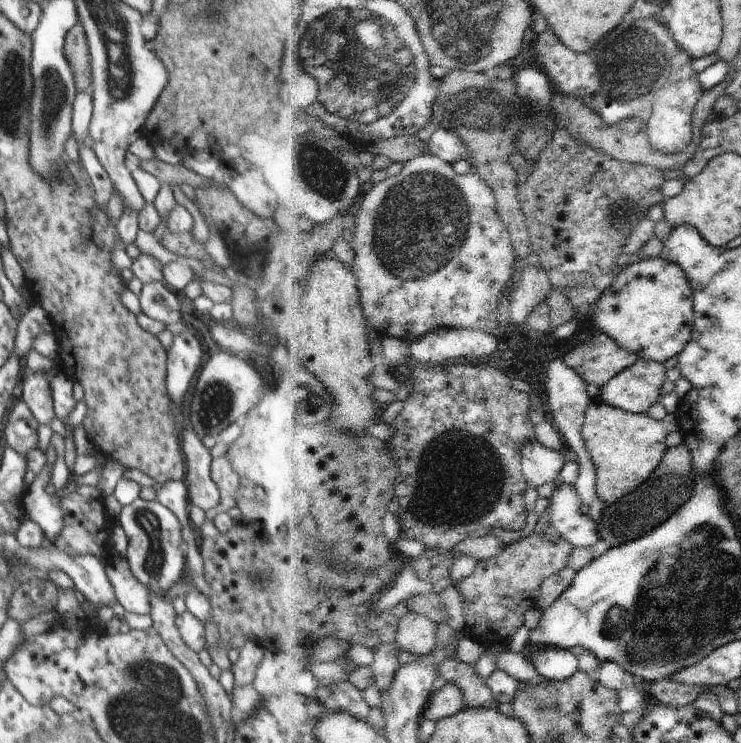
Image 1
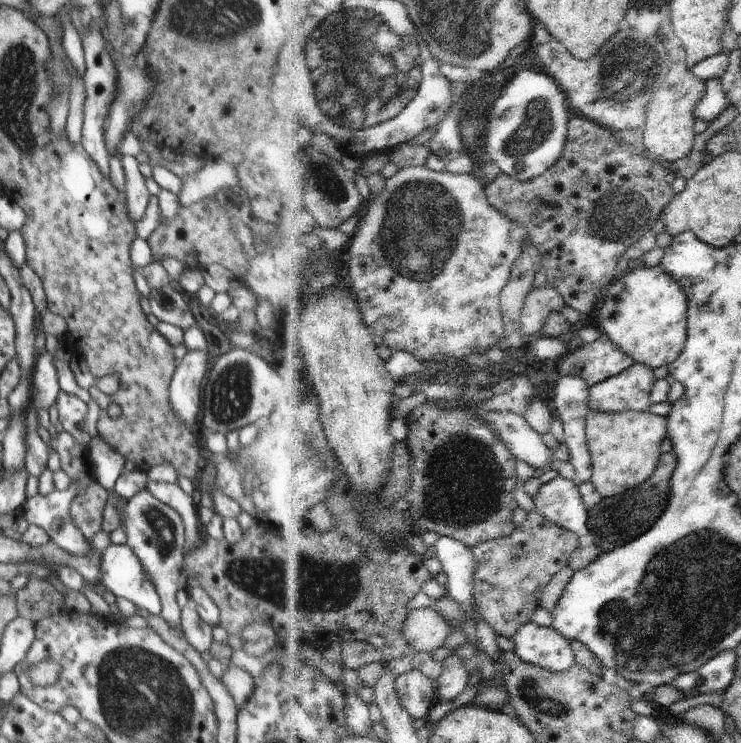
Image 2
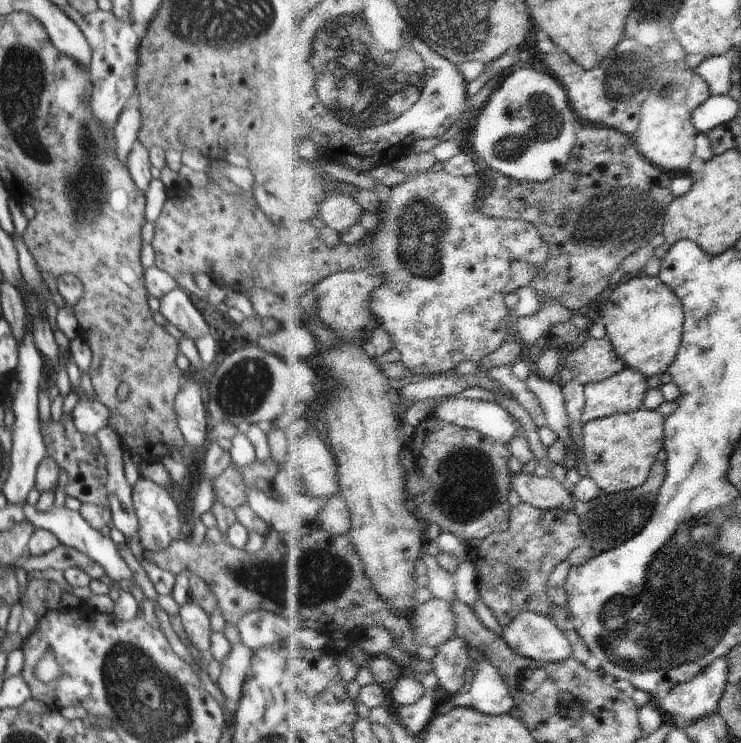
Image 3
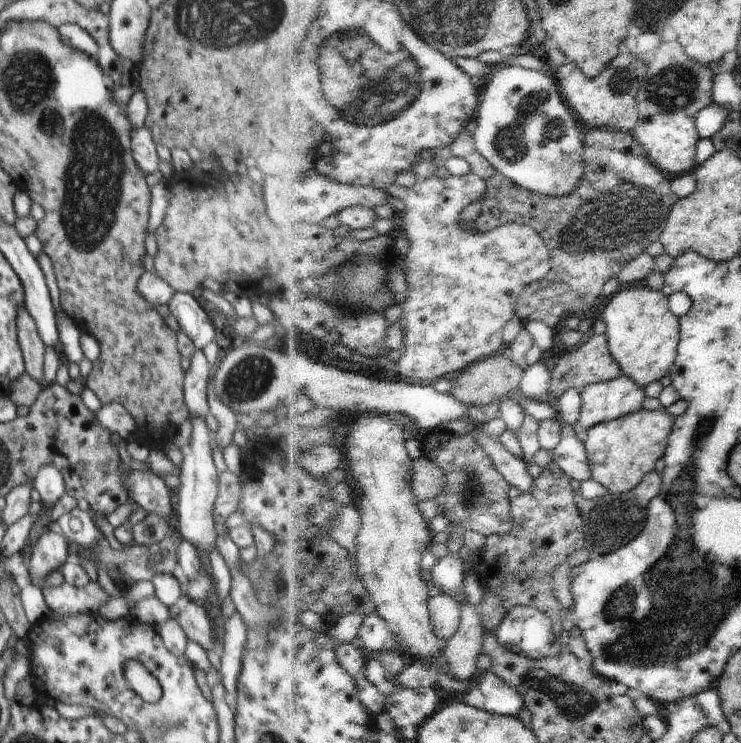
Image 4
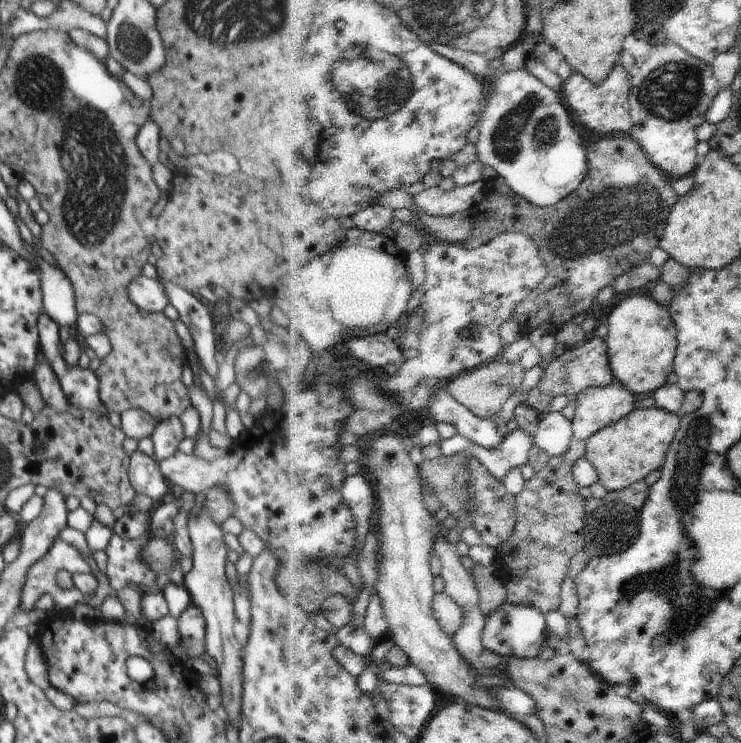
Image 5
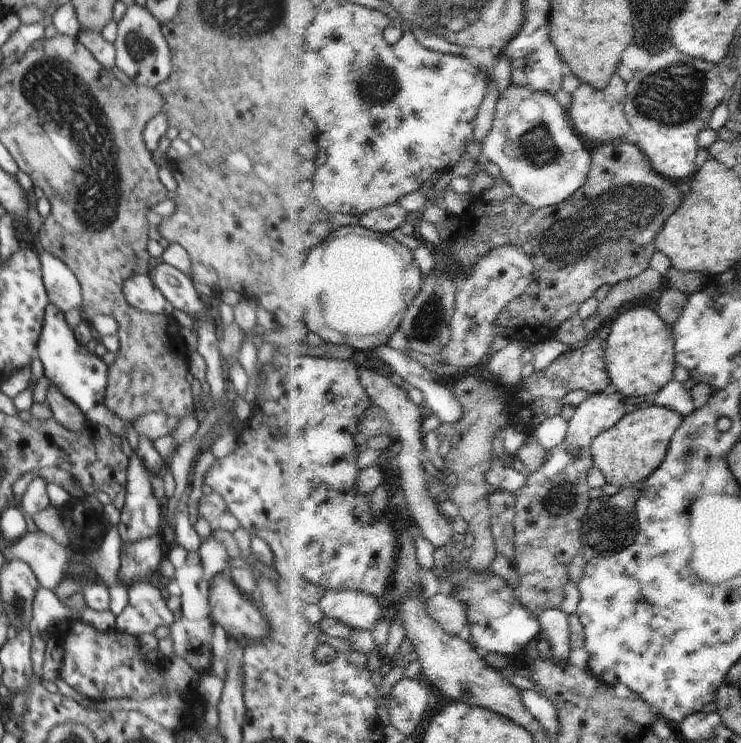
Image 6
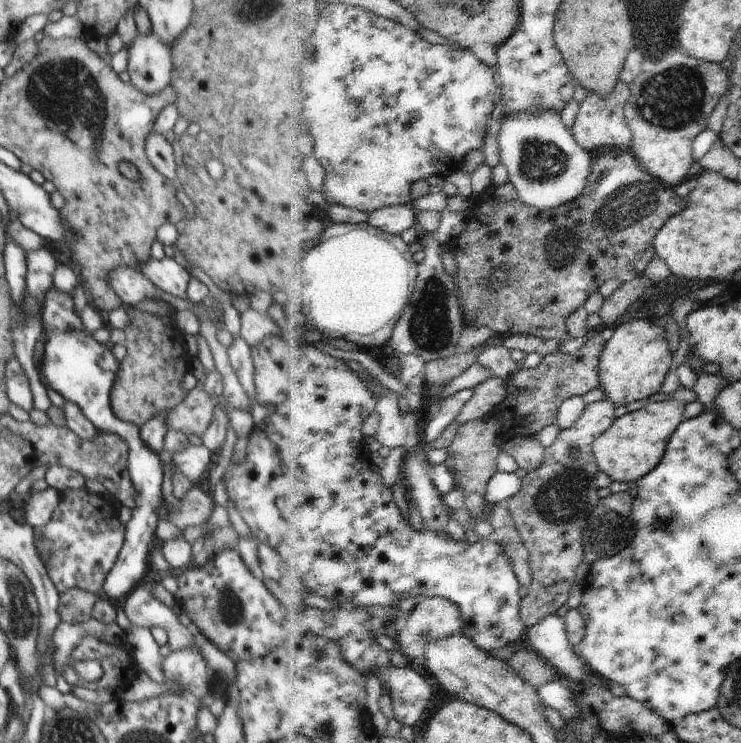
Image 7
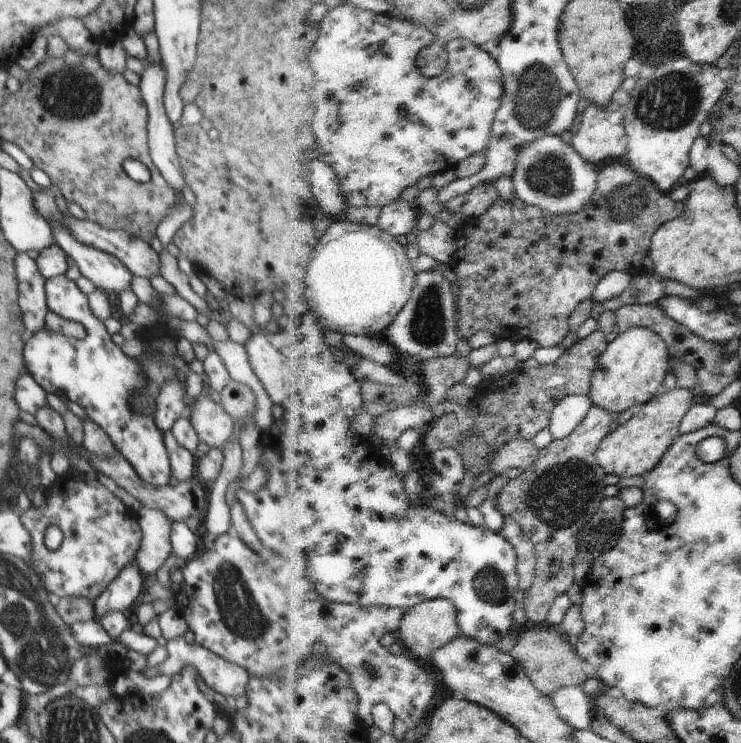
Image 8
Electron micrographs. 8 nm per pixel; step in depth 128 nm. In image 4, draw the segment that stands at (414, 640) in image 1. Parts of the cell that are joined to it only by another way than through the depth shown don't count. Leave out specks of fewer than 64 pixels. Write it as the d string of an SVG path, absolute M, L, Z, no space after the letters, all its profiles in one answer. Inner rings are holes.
M439 593L430 598L428 610L436 636L448 642L461 628L463 606L447 593Z

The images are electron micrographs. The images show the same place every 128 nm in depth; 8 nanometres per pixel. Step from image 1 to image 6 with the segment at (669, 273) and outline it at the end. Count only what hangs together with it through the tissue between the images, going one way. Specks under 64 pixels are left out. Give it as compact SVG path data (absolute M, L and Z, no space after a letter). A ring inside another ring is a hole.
M636 307L621 314L612 324L612 332L607 339L608 348L606 360L609 375L611 376L612 388L622 393L630 401L639 401L648 394L658 394L674 378L674 370L677 363L677 337L672 328L659 312L652 308Z

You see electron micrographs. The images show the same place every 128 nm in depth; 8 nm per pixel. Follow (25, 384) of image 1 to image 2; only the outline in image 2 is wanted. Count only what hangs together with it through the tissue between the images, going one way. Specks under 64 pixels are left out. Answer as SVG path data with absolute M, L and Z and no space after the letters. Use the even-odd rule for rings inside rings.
M46 350L41 352L35 362L31 379L33 380L31 406L34 406L36 410L39 408L48 408L49 410L61 391L58 386L54 355Z

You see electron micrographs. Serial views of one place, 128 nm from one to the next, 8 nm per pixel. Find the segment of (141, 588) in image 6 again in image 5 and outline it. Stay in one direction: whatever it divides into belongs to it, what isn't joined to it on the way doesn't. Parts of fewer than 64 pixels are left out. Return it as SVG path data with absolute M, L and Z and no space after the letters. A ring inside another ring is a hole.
M57 538L55 543L50 547L50 550L27 570L25 581L21 588L18 612L22 613L25 610L26 614L30 613L31 610L34 610L37 600L46 593L53 596L53 601L55 602L54 606L56 606L56 608L62 608L62 611L66 610L68 612L71 612L73 606L78 603L88 603L91 607L98 610L102 604L102 601L107 599L108 595L116 593L116 595L119 596L119 599L122 601L122 605L124 605L126 609L125 615L121 620L122 624L149 625L149 622L144 617L144 613L142 613L142 609L146 606L146 597L141 590L138 588L136 589L135 587L126 587L114 591L109 584L106 574L101 572L96 560L92 555L88 555L84 558L79 548L60 540L60 538ZM59 570L65 570L71 574L85 572L94 573L94 576L98 581L98 588L96 588L96 592L94 592L92 596L86 596L83 595L76 587L68 590L61 589L56 582L57 572Z

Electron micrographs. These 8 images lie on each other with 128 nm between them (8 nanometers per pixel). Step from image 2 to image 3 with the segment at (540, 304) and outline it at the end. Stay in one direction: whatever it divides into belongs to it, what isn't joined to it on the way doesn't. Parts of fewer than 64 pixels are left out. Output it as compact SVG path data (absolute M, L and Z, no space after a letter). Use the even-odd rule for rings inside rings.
M560 301L541 305L534 316L521 317L518 322L517 336L526 349L538 344L558 323L572 322L574 318L574 311Z

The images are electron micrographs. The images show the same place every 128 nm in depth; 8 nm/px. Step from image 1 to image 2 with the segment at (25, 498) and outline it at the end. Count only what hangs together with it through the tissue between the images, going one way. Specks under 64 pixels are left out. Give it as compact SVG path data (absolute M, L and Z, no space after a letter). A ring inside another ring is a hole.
M72 479L64 494L40 495L39 492L22 506L22 515L32 525L48 533L51 541L71 555L88 555L93 552L91 540L75 524L71 515L71 502L77 494Z

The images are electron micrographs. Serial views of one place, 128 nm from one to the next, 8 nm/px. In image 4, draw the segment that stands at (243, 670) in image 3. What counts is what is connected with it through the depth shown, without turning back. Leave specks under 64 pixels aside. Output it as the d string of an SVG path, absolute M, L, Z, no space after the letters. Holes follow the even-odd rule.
M238 611L230 618L226 618L224 628L223 650L219 652L221 657L219 672L221 682L227 690L227 701L234 710L237 705L237 684L243 665L248 630L245 620Z

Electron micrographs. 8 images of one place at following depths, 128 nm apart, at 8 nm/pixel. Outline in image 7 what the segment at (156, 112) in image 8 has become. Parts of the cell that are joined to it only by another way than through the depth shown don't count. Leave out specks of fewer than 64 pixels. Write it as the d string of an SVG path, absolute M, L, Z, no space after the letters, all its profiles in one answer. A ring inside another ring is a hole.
M153 30L149 36L139 33L126 50L129 54L127 71L131 84L151 96L166 90L172 78L172 56L159 36ZM150 131L145 138L145 153L150 164L162 176L173 181L177 178L177 162L173 148L163 134Z

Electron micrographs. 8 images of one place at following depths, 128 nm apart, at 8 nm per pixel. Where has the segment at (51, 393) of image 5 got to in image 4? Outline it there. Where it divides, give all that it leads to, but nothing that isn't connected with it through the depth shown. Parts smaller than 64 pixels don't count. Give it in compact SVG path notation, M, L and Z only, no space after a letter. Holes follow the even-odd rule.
M20 308L17 314L19 343L23 352L25 372L39 383L44 380L44 349L38 327L26 308Z

